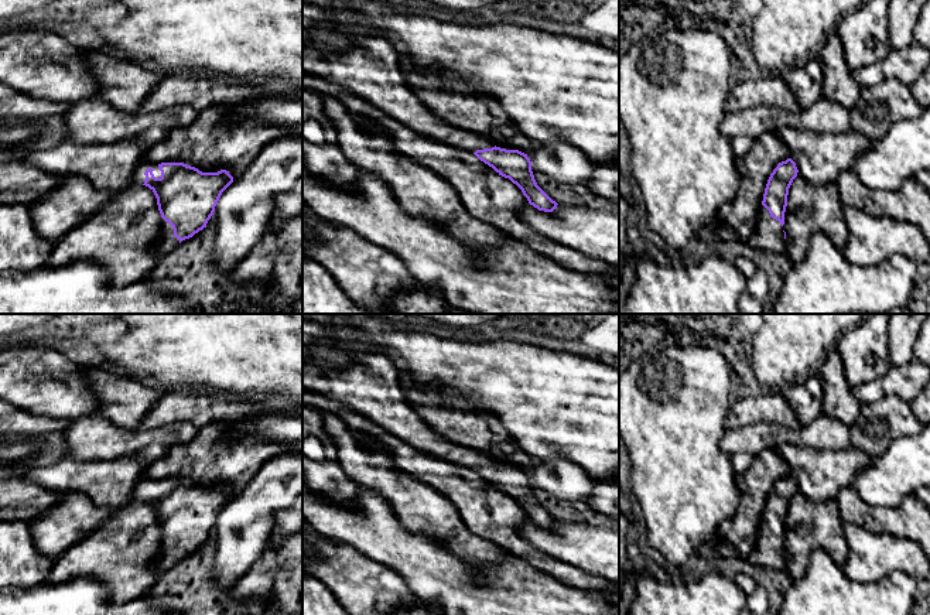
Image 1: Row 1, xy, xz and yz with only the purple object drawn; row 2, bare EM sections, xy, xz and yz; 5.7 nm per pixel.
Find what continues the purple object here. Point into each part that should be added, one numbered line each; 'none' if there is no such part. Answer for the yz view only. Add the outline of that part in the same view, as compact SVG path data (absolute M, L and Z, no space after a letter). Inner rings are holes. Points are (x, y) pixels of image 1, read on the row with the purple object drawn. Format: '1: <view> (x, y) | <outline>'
1: yz (769, 235) | M762 205L758 218L758 226L749 239L753 247L772 252L786 253L786 240L783 226L779 221L773 219L769 211Z

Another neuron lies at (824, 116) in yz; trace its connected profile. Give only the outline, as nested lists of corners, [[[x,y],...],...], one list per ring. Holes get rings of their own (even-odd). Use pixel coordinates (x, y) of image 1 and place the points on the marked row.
[[[825,98],[796,112],[755,106],[738,113],[726,113],[719,124],[719,131],[729,140],[735,136],[749,136],[755,140],[763,133],[777,133],[782,127],[814,133],[845,133],[851,130],[849,109]]]

